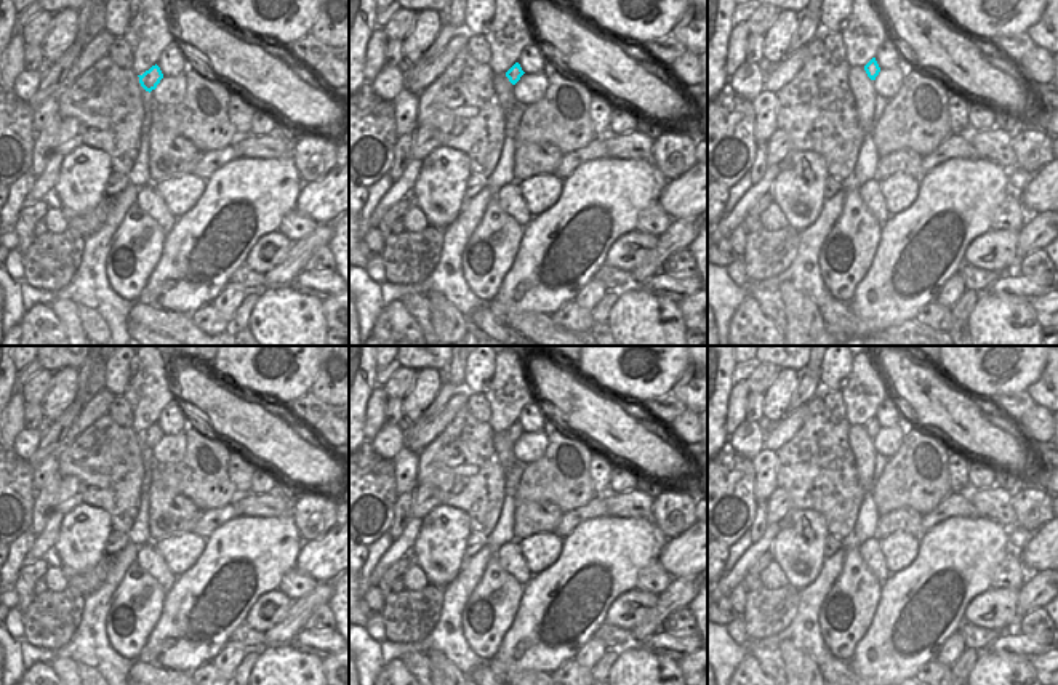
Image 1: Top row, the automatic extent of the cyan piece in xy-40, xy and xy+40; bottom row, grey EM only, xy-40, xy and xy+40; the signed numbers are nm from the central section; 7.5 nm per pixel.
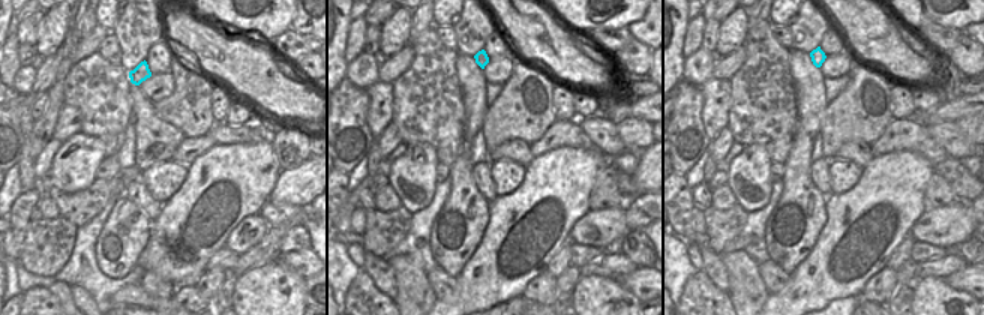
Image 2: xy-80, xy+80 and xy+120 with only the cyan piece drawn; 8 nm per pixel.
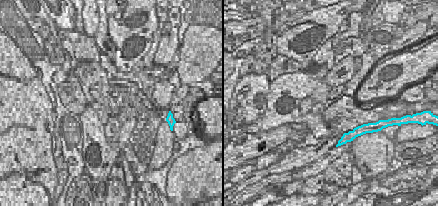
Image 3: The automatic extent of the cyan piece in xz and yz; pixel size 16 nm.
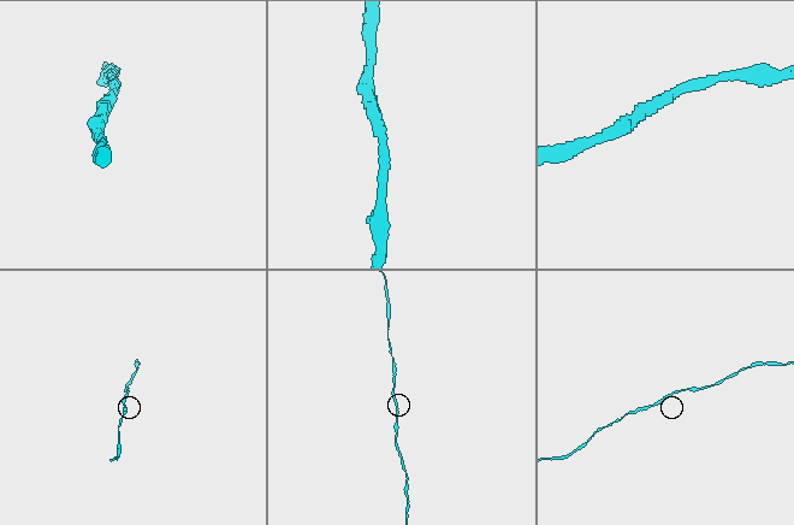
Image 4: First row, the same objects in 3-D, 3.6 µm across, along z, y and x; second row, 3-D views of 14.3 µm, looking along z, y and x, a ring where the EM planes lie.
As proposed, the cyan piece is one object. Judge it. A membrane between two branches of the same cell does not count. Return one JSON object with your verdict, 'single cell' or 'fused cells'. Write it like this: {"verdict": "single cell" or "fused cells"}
{"verdict": "single cell"}

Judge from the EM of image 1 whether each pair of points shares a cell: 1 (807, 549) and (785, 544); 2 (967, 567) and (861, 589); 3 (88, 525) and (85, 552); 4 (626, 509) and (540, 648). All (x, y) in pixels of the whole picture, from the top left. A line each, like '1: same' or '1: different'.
1: same
2: different
3: same
4: different

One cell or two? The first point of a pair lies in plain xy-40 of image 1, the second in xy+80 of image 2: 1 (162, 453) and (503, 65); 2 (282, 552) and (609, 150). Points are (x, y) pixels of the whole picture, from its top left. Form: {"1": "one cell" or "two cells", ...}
{"1": "one cell", "2": "two cells"}

